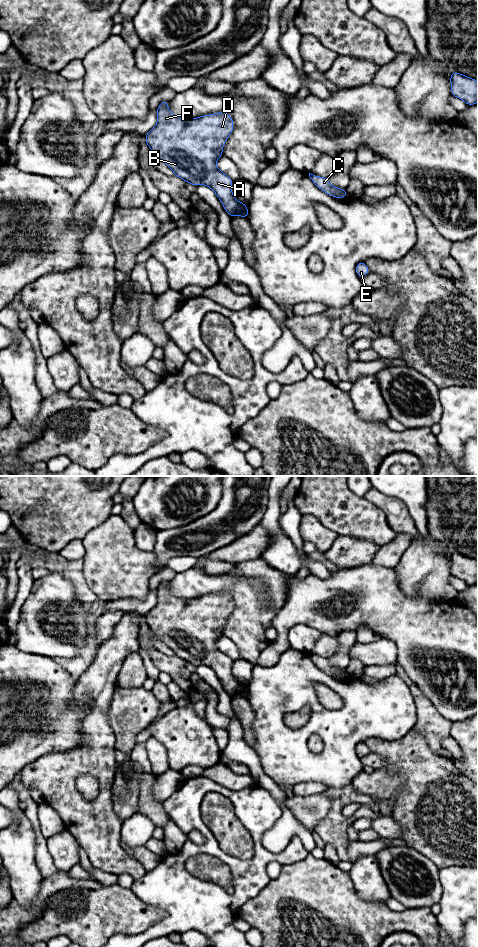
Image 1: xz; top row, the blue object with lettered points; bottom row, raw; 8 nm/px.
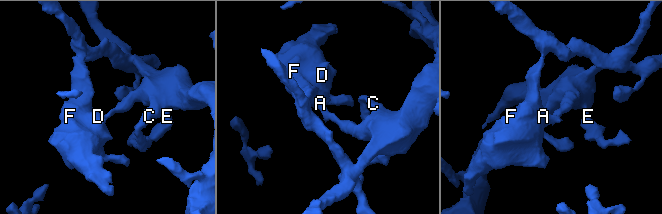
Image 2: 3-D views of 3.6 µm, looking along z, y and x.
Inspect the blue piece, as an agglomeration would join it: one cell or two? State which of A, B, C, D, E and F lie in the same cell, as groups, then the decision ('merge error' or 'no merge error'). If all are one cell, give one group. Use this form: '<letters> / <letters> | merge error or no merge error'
A B D F / C E | merge error

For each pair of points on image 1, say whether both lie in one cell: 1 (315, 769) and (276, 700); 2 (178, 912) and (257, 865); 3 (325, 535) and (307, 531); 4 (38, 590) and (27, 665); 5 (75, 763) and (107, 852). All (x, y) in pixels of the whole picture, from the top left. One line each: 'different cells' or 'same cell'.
1: same cell
2: same cell
3: same cell
4: different cells
5: same cell

